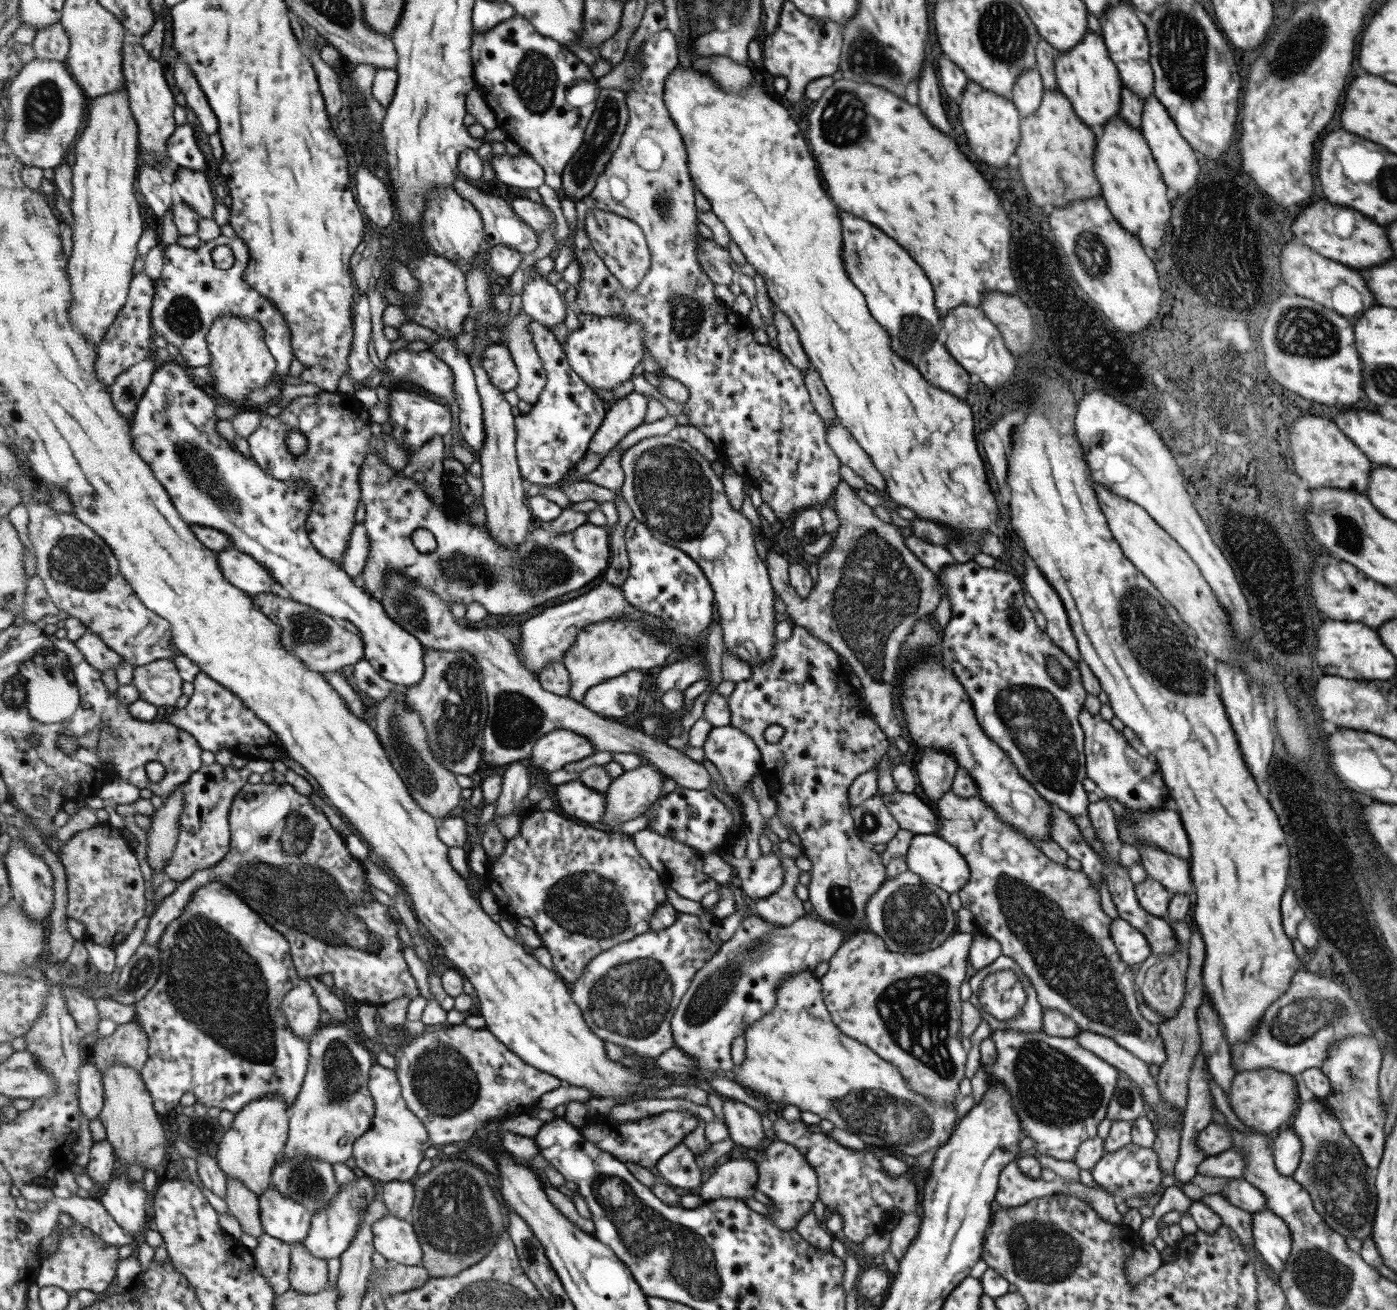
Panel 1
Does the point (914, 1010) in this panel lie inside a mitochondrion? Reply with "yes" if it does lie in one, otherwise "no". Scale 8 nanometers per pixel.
yes

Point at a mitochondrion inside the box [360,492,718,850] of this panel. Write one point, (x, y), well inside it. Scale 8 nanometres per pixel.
(542, 566)

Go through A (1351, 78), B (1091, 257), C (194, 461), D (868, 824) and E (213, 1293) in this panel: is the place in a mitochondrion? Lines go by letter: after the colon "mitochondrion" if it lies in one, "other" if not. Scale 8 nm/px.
A: other
B: mitochondrion
C: mitochondrion
D: mitochondrion
E: other

